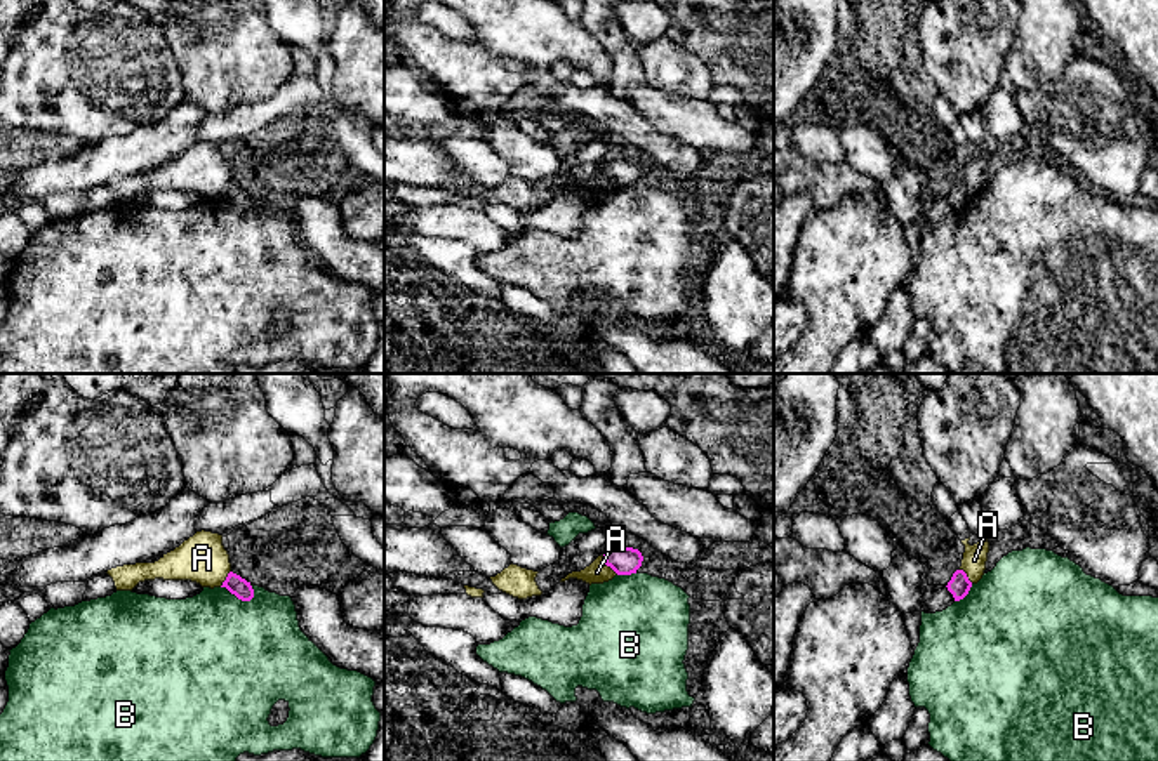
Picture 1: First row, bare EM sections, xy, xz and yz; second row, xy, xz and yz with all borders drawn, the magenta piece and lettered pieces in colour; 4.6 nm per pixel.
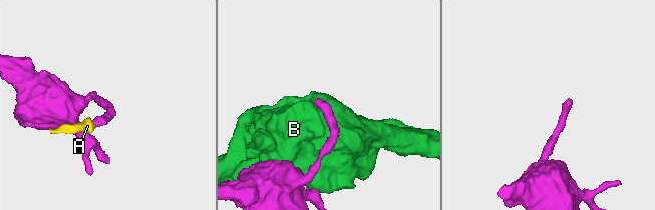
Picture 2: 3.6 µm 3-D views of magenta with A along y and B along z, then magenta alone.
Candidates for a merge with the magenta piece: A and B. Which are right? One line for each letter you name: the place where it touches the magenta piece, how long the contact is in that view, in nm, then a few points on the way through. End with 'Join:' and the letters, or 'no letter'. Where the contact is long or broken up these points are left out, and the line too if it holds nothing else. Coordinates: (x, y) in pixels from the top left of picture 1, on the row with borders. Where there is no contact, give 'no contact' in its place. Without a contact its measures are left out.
Join: no letter

